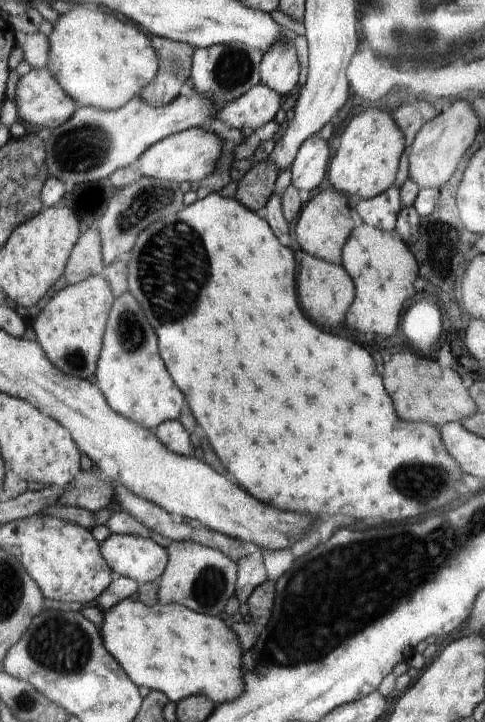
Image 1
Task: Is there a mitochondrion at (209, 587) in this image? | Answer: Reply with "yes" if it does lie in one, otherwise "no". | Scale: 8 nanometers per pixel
yes

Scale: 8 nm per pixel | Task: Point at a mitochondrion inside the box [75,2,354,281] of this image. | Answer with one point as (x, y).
(151, 199)

